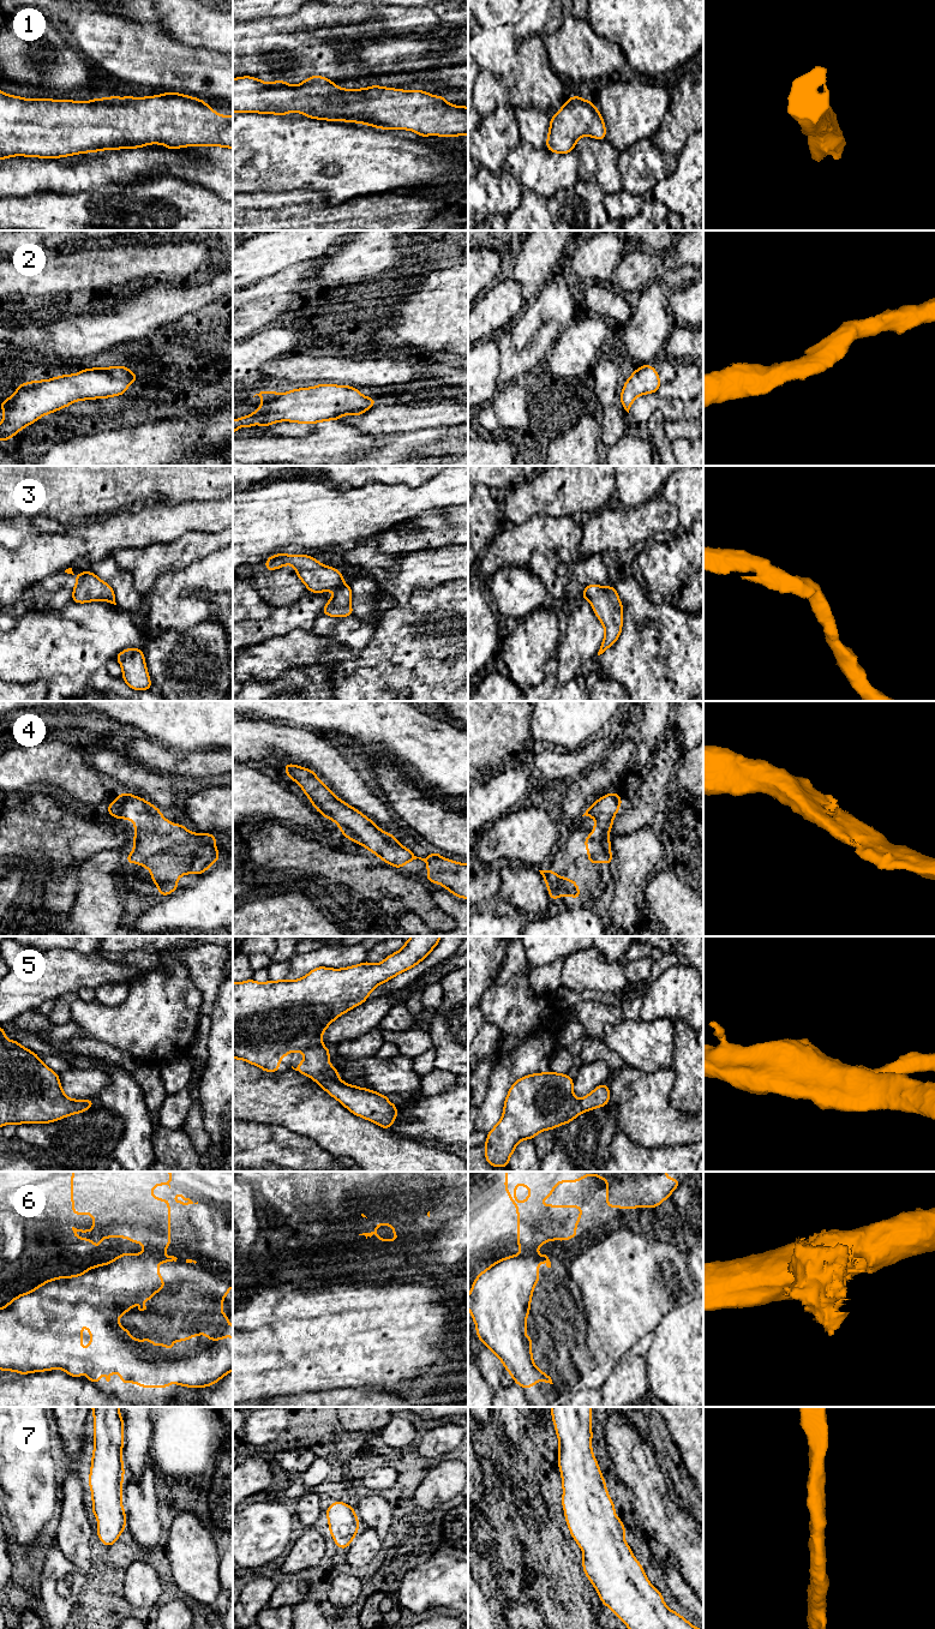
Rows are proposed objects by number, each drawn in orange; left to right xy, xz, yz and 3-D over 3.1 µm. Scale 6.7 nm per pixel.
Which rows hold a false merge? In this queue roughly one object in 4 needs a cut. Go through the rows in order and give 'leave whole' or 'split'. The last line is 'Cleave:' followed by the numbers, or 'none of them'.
1: leave whole
2: leave whole
3: leave whole
4: leave whole
5: leave whole
6: split
7: leave whole
Cleave: 6

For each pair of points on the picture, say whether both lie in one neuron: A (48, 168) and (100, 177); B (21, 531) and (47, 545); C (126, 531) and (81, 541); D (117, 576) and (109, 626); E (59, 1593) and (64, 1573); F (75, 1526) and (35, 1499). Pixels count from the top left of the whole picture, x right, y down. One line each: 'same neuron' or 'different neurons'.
A: same neuron
B: different neurons
C: same neuron
D: different neurons
E: same neuron
F: different neurons

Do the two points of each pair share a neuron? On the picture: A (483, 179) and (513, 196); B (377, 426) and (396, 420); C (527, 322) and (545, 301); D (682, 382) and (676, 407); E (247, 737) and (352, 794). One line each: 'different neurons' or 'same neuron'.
A: same neuron
B: same neuron
C: same neuron
D: different neurons
E: same neuron

